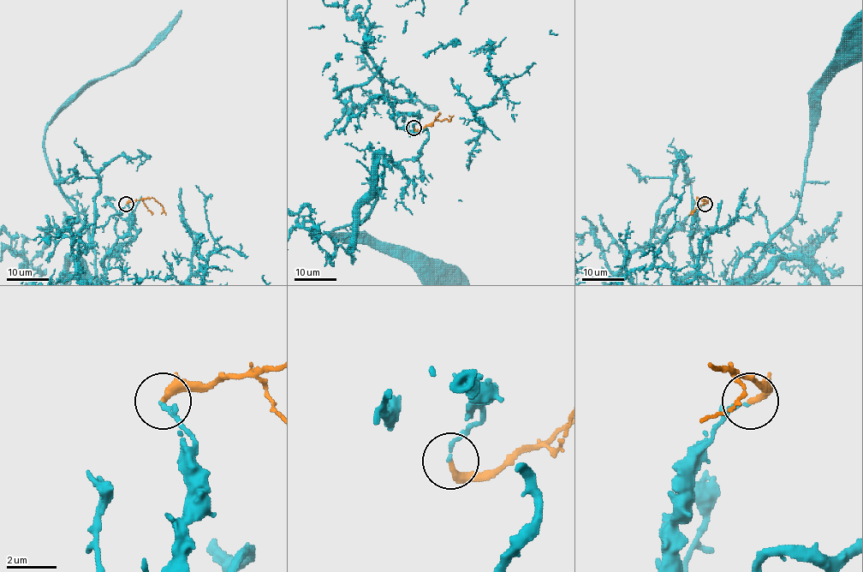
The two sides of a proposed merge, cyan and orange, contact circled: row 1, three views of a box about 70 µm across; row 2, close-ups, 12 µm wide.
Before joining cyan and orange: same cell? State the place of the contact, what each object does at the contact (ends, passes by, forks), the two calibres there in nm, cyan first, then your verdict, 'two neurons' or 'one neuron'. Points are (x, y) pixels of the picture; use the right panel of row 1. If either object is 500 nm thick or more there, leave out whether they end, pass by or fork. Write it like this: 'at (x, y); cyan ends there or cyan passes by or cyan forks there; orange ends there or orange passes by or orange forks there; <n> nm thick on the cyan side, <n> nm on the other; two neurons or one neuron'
at (705, 204); cyan ends there; orange ends there; 150 nm thick on the cyan side, 280 nm on the other; two neurons

